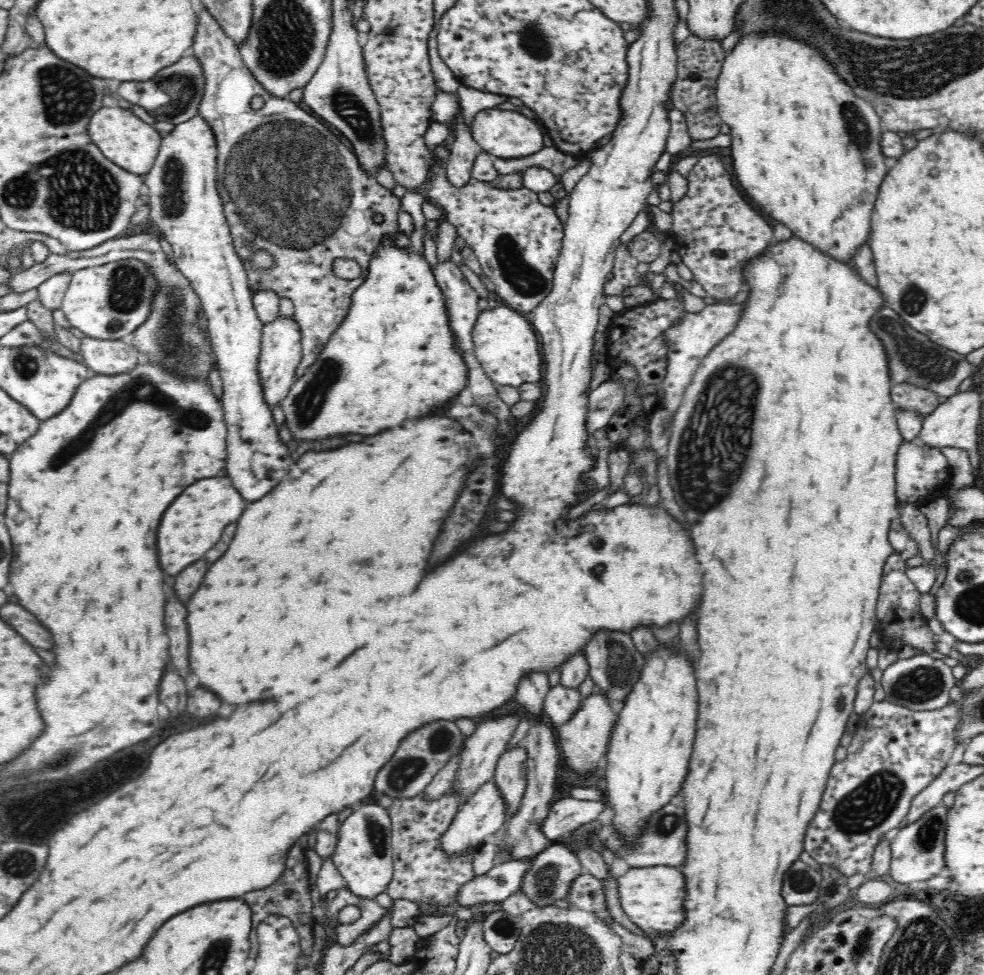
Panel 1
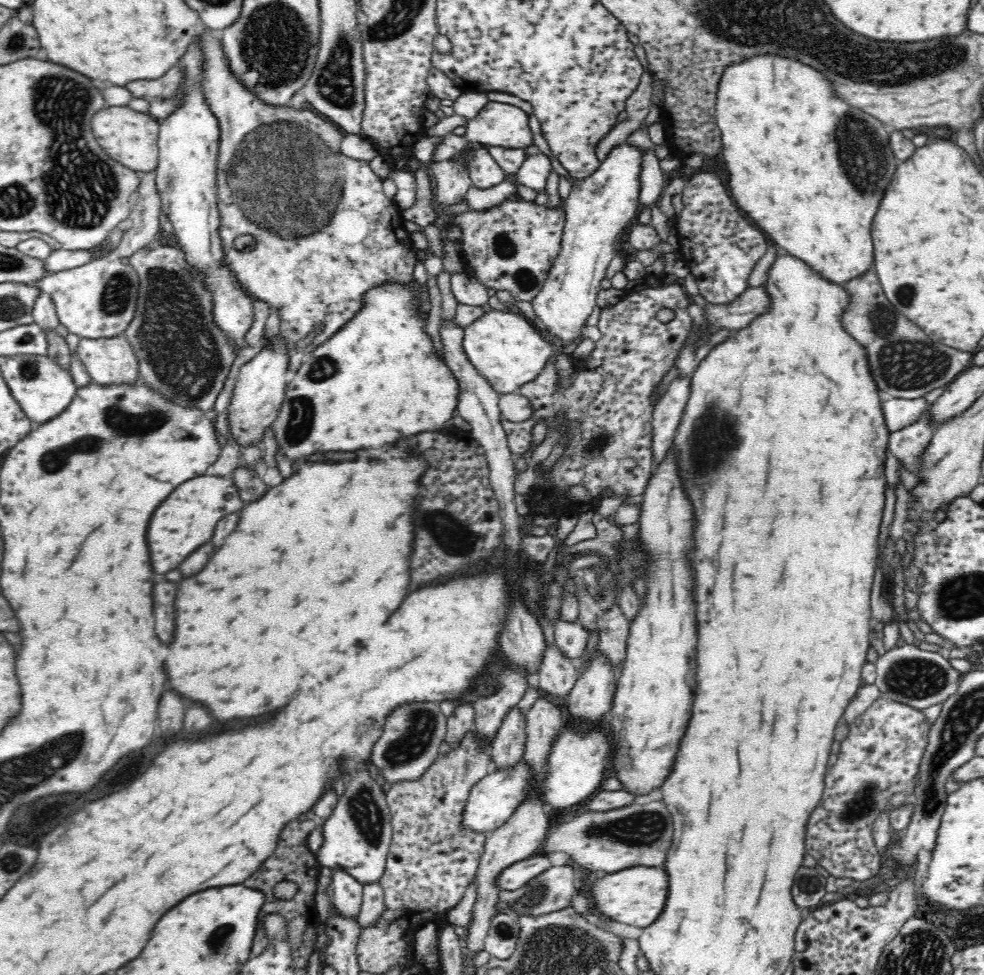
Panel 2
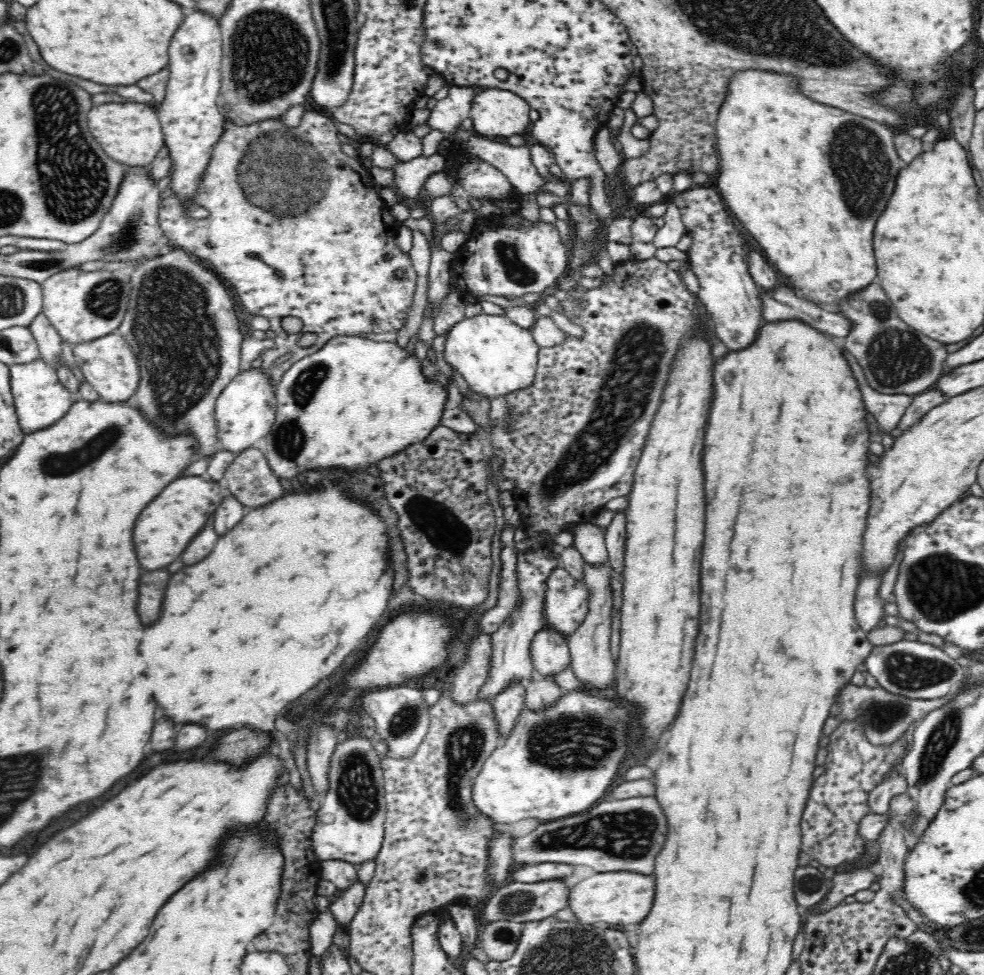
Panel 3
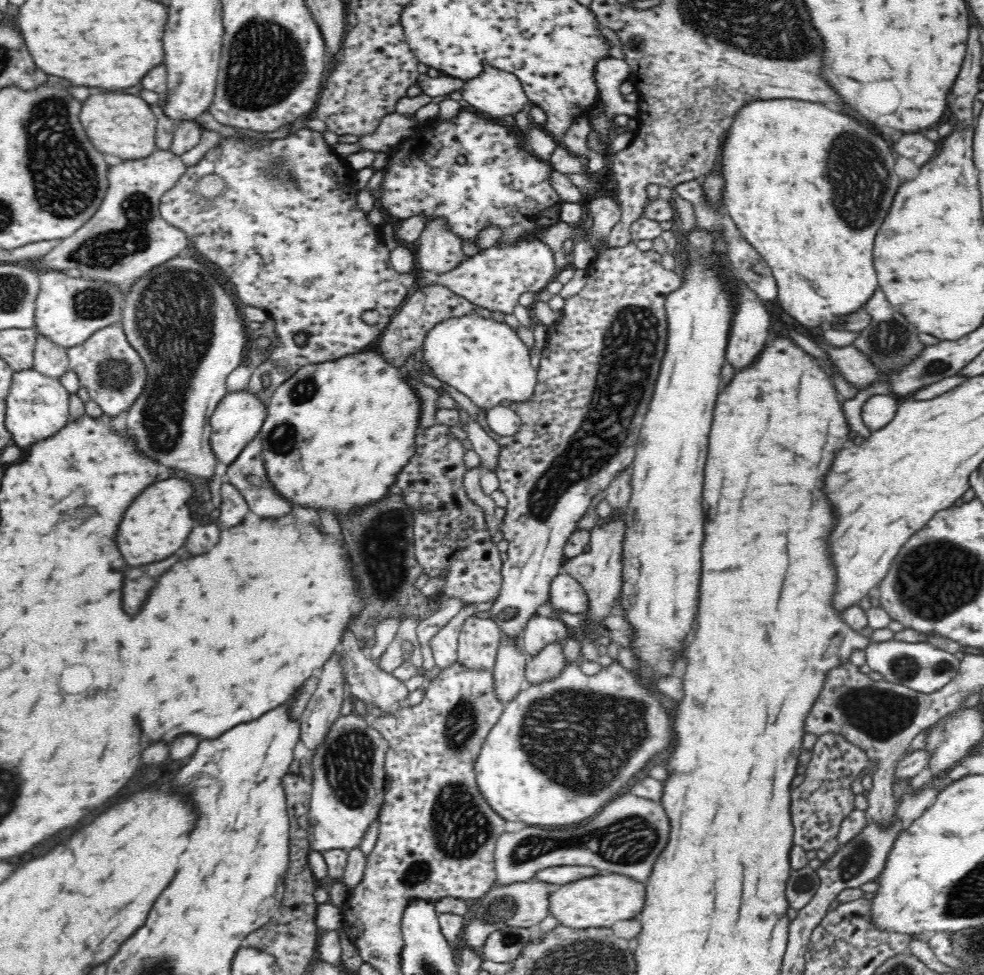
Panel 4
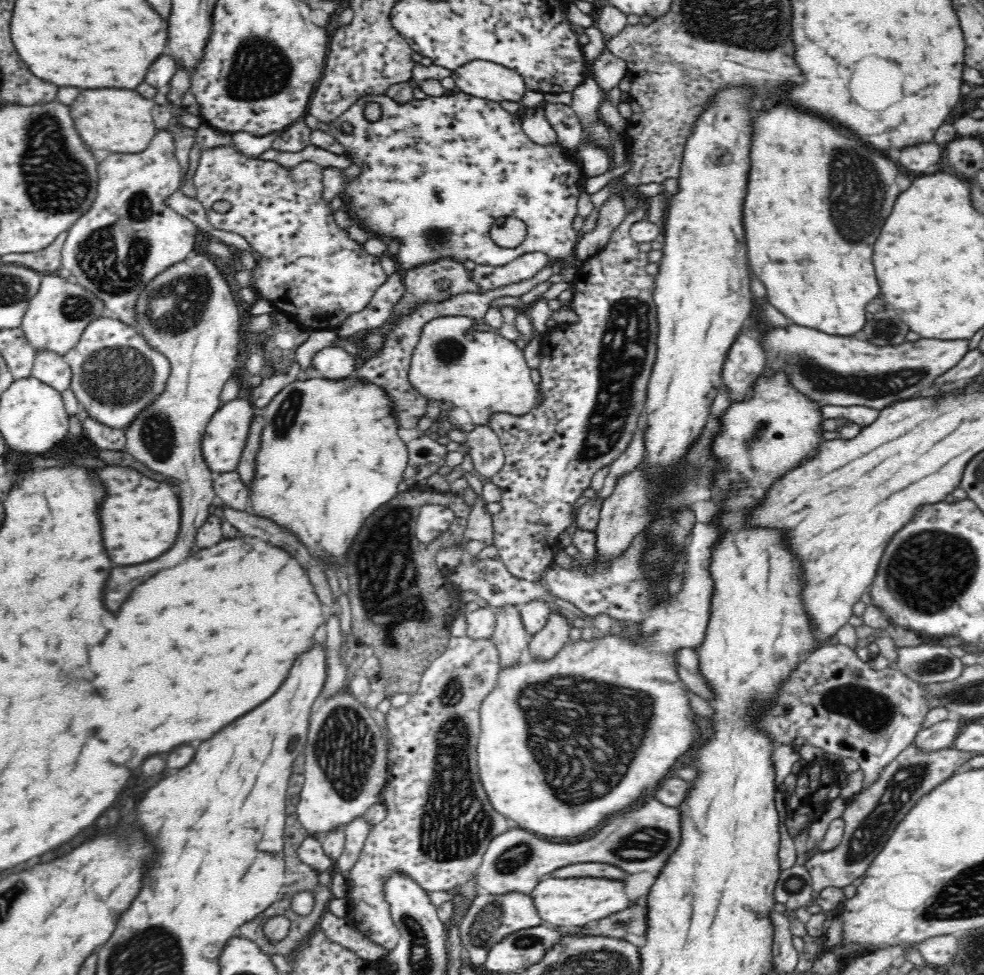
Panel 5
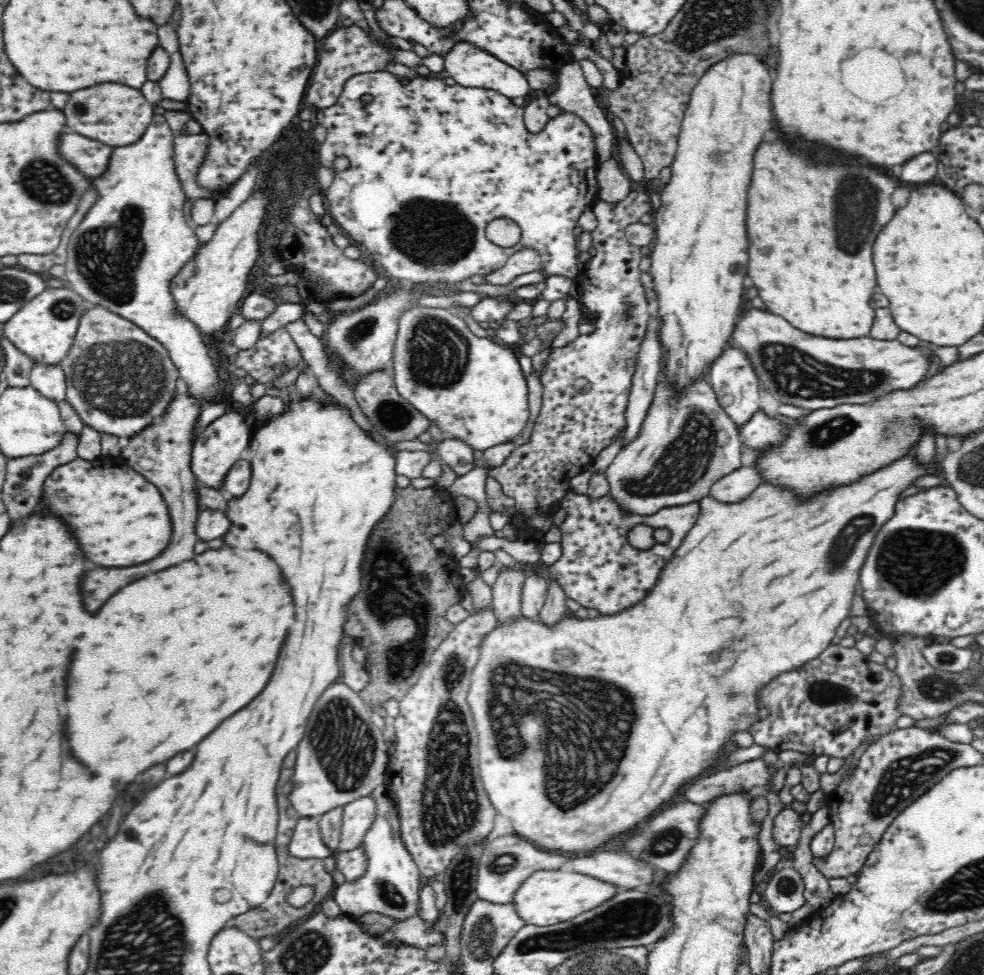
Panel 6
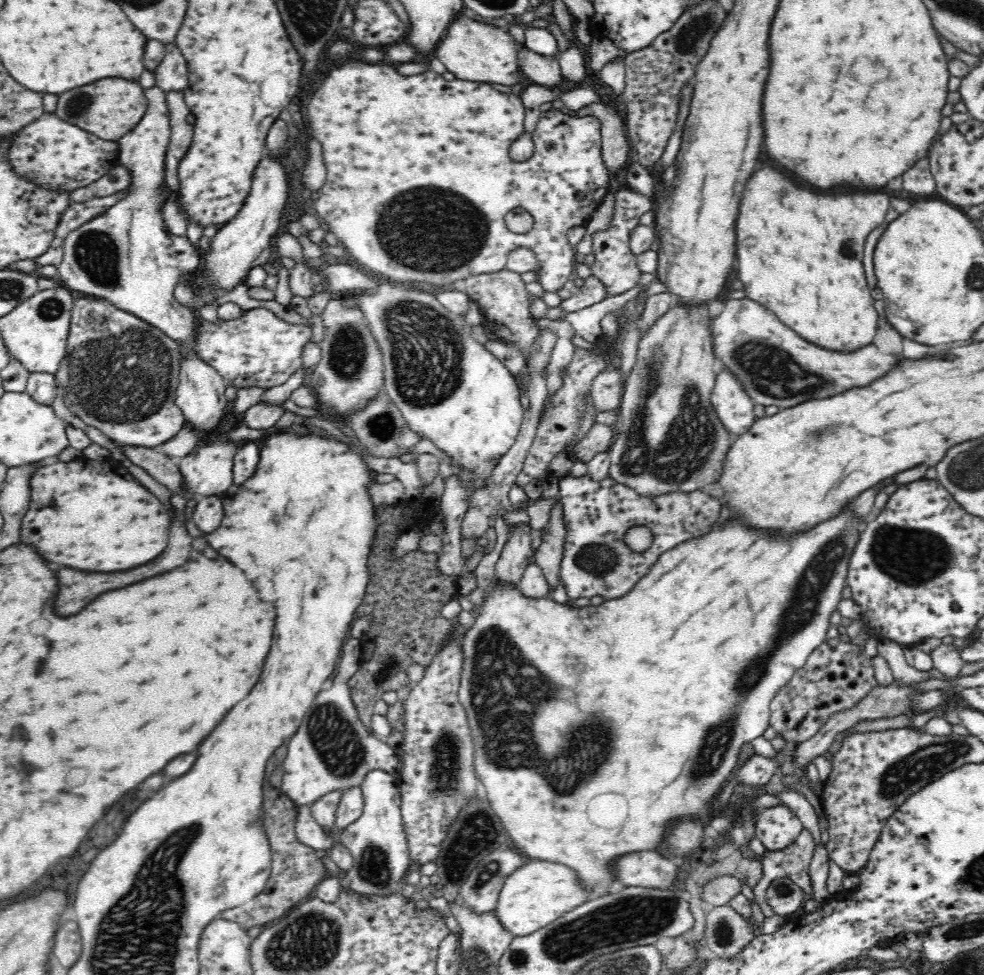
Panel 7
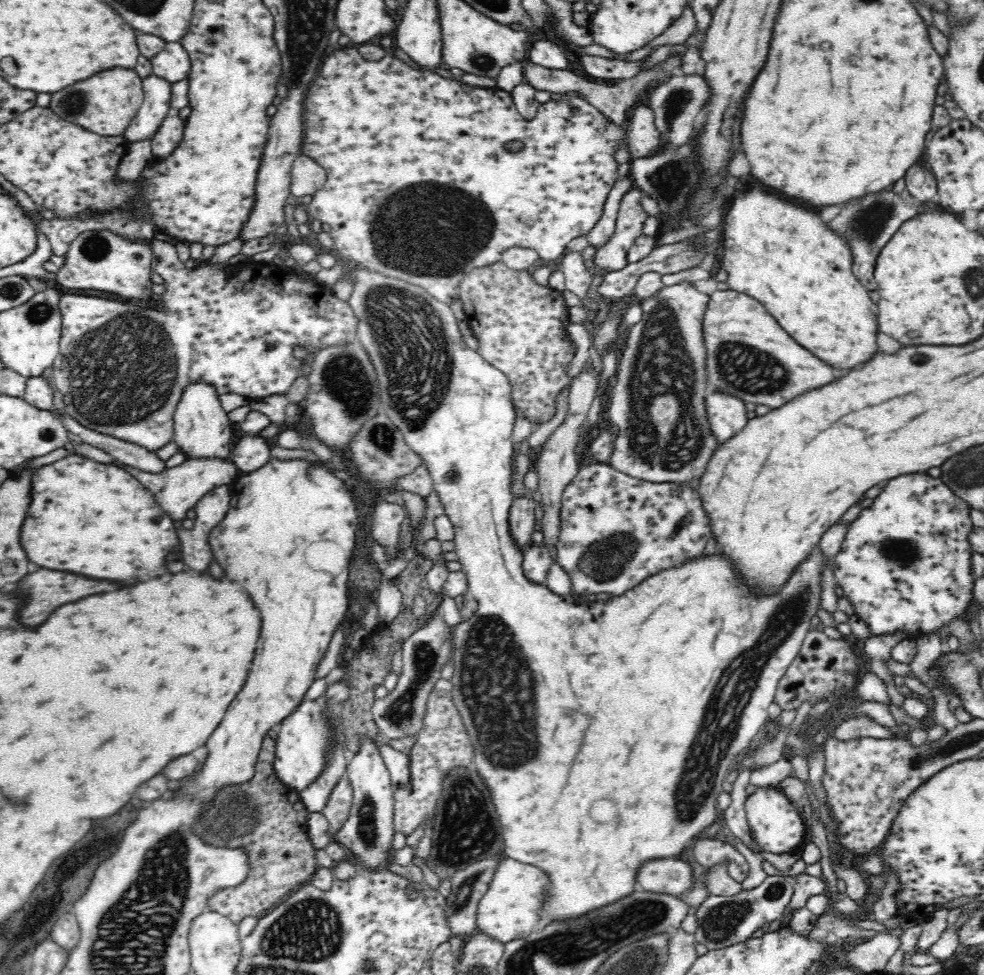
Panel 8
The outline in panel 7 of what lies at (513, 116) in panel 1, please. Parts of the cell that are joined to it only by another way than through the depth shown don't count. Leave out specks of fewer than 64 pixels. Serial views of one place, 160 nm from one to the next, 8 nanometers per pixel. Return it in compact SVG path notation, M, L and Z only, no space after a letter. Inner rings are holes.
M468 12L460 13L447 29L446 36L441 38L437 58L456 79L506 87L514 87L521 81L517 63L519 46L510 37L510 31L472 20Z

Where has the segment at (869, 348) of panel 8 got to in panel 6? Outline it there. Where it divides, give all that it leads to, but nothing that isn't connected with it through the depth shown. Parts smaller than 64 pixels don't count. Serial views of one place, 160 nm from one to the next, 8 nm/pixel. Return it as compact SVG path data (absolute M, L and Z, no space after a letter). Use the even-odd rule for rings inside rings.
M786 140L762 142L757 150L753 158L752 184L747 192L746 228L750 242L747 276L754 281L760 298L772 313L808 334L830 339L867 336L874 320L870 298L876 288L872 244L882 226L894 216L894 178L878 168L860 164L860 160L852 156L818 160Z

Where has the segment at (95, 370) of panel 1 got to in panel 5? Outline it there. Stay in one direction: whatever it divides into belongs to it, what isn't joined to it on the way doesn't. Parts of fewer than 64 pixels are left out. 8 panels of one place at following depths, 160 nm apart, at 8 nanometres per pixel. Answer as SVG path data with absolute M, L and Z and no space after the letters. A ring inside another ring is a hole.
M105 316L94 319L83 330L80 342L63 357L71 366L71 389L82 408L112 428L126 428L142 408L164 392L170 374L168 359L152 352L152 347L133 325Z

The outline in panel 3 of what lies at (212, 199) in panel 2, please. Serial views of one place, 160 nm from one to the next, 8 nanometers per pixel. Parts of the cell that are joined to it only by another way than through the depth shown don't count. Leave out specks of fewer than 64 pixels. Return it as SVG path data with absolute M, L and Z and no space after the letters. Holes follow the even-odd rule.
M188 10L187 17L172 37L168 56L170 56L170 66L168 66L170 78L168 78L166 96L162 106L155 108L162 128L163 145L168 147L168 155L170 155L168 188L171 189L170 196L176 198L183 206L184 215L188 219L200 220L206 218L209 212L202 205L198 205L197 190L212 158L214 145L218 143L223 134L225 122L225 117L220 112L222 37L220 36L219 20L208 13L202 13L202 11Z

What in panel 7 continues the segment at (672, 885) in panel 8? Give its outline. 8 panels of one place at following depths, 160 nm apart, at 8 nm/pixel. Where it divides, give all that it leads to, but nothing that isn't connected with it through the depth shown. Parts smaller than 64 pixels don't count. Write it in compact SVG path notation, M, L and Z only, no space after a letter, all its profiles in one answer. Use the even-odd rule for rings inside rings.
M646 850L616 858L614 874L624 887L668 889L678 874L678 862L666 859L652 850Z

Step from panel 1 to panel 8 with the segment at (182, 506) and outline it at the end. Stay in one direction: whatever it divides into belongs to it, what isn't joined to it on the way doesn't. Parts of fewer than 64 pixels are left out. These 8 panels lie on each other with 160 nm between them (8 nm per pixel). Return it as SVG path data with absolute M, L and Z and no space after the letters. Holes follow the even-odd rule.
M77 454L68 455L51 464L42 466L33 470L30 476L30 504L28 506L28 516L26 516L24 526L22 526L22 548L26 550L28 558L36 564L40 564L42 568L50 568L50 570L66 570L66 572L76 572L82 576L90 576L90 578L102 578L102 580L112 580L124 586L134 586L138 582L146 582L148 578L160 576L166 572L164 568L164 558L168 556L168 552L176 546L181 546L176 529L174 528L174 520L166 512L162 512L162 508L155 501L154 495L138 479L132 477L128 471L118 468L116 462L110 464L102 464L91 459L87 459Z

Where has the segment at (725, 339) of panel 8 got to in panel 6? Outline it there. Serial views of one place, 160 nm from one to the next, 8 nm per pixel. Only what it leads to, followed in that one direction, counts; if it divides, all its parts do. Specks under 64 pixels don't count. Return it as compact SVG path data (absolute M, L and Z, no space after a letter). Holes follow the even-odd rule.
M754 307L739 316L731 337L729 346L741 348L750 357L759 382L764 384L764 388L772 394L776 402L801 406L810 410L829 409L846 404L846 402L850 404L873 403L894 390L910 390L920 380L926 378L928 368L930 368L930 358L934 356L934 350L930 346L910 347L900 344L898 340L875 340L869 336L854 339L812 336L802 330L796 330L794 326L790 326L790 322L786 322L777 314L763 312ZM788 364L798 364L798 366L794 366L790 372L778 370L778 368L788 368Z

